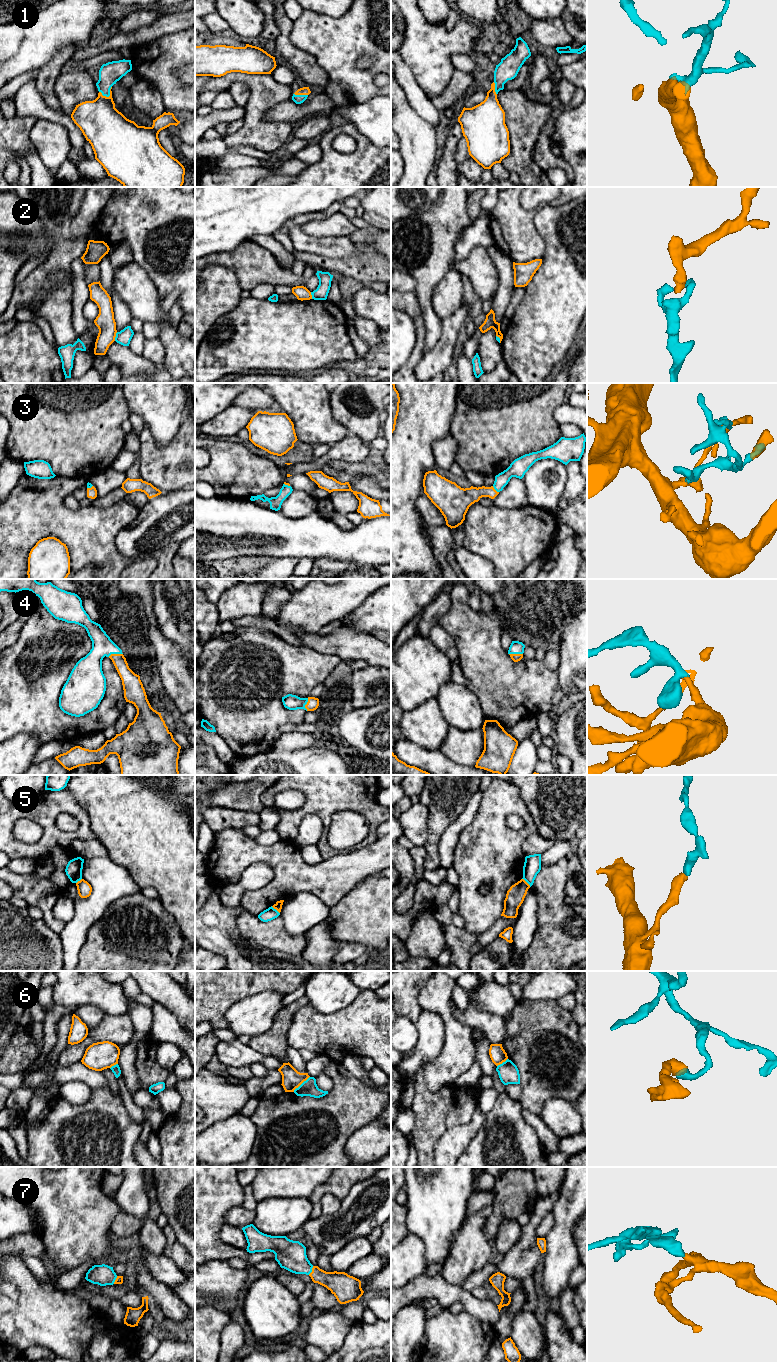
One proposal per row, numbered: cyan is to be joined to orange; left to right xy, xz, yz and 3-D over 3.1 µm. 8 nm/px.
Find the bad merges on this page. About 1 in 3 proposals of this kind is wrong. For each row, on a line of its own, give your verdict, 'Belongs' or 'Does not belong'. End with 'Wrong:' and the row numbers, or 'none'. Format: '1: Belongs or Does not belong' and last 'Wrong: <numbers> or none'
1: Belongs
2: Does not belong
3: Belongs
4: Belongs
5: Does not belong
6: Does not belong
7: Belongs
Wrong: 2, 5, 6

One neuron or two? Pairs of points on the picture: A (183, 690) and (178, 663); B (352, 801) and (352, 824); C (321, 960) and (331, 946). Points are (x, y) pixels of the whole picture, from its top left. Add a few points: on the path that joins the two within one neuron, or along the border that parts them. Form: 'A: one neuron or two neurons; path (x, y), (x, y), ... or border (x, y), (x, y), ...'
A: one neuron; path (183, 683), (183, 675), (179, 670)
B: two neurons; border (331, 816), (342, 810), (354, 810), (369, 826)
C: one neuron; path (321, 957), (328, 949)

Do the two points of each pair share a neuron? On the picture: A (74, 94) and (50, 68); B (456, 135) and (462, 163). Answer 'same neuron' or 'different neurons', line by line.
A: different neurons
B: different neurons

